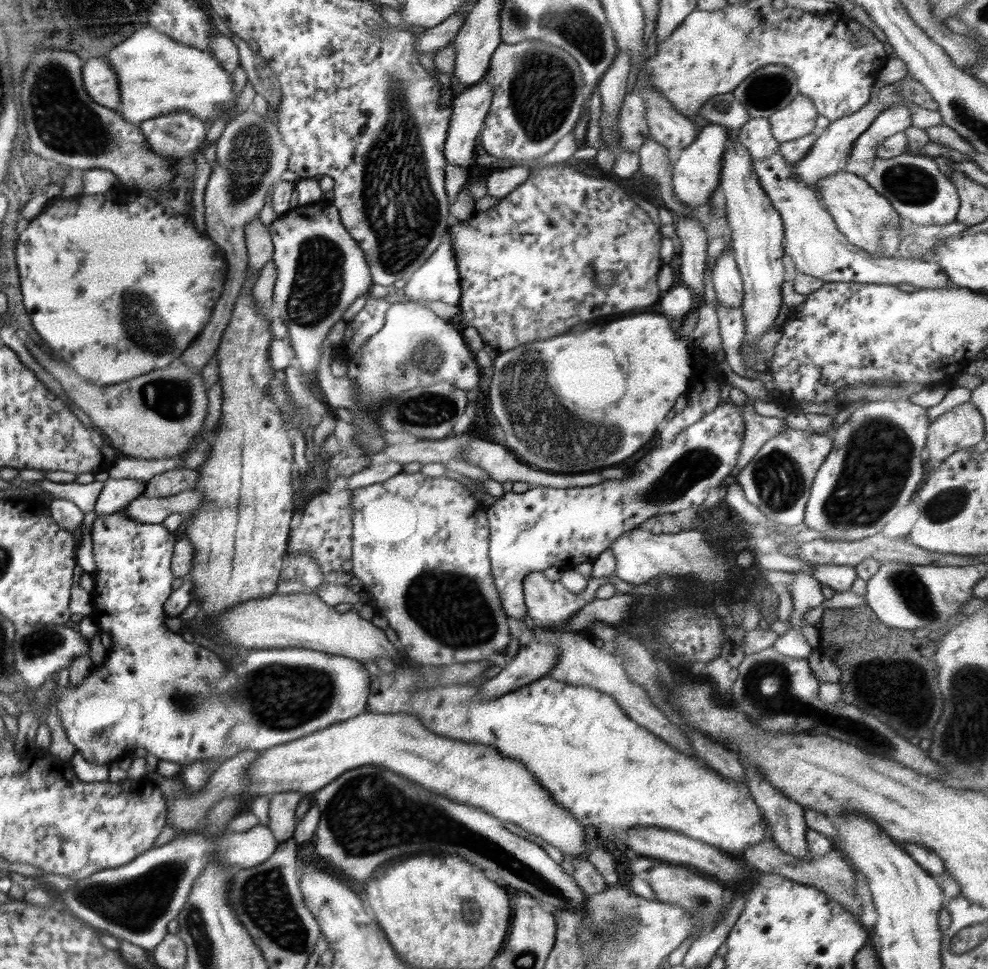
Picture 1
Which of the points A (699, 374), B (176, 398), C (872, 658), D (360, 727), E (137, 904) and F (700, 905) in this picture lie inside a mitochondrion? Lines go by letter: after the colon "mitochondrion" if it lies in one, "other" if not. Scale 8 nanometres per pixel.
A: other
B: mitochondrion
C: other
D: other
E: mitochondrion
F: mitochondrion

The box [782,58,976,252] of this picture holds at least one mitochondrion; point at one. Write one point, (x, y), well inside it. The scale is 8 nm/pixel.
(916, 186)

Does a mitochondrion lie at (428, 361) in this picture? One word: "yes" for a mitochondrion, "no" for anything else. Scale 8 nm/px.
yes

